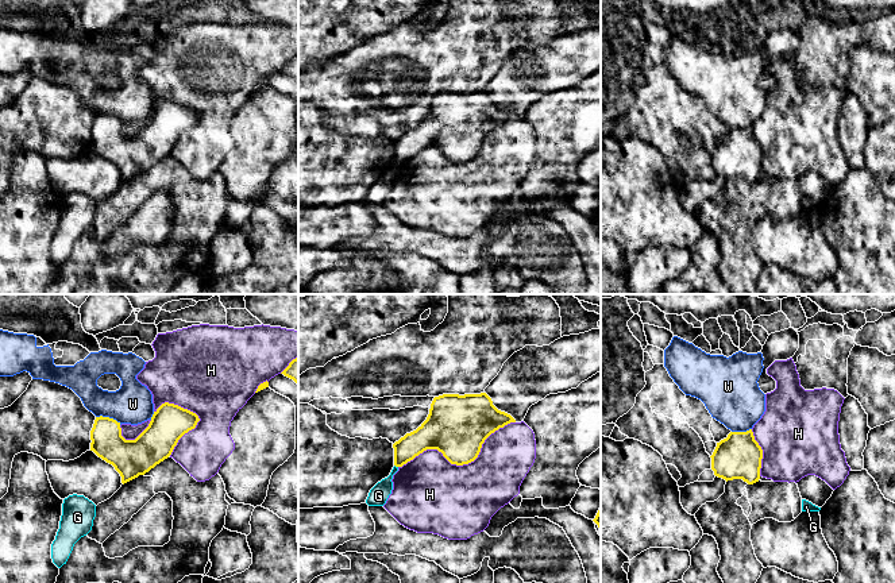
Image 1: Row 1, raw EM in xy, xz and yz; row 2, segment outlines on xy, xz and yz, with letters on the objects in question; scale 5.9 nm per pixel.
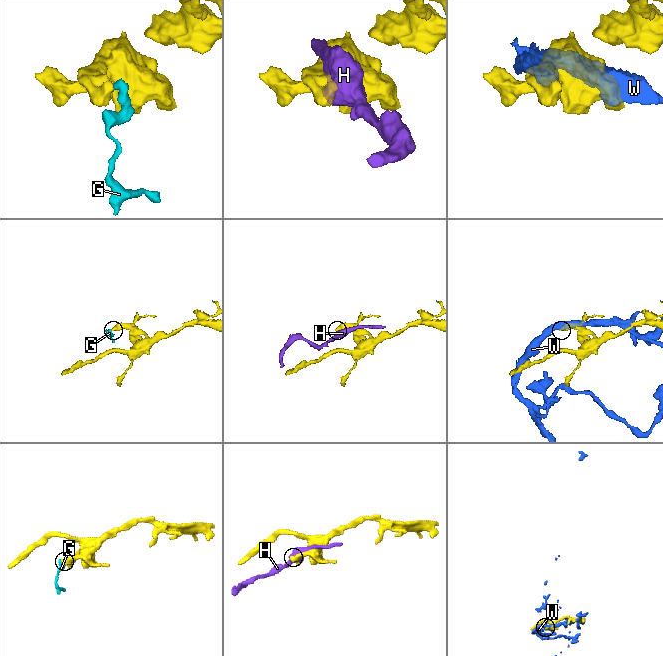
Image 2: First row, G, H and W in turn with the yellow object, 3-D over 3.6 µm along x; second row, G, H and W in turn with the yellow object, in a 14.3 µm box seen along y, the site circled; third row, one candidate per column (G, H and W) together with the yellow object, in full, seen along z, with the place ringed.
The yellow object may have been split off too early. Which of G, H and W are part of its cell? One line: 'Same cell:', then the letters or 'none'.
Same cell: none

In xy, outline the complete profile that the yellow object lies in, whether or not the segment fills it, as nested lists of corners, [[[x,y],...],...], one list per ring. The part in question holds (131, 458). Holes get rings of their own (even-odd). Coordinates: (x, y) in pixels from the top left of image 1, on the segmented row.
[[[165,402],[135,440],[126,440],[121,436],[120,422],[100,416],[96,417],[90,431],[90,451],[112,464],[124,484],[167,459],[178,440],[194,429],[198,421],[196,413]]]

